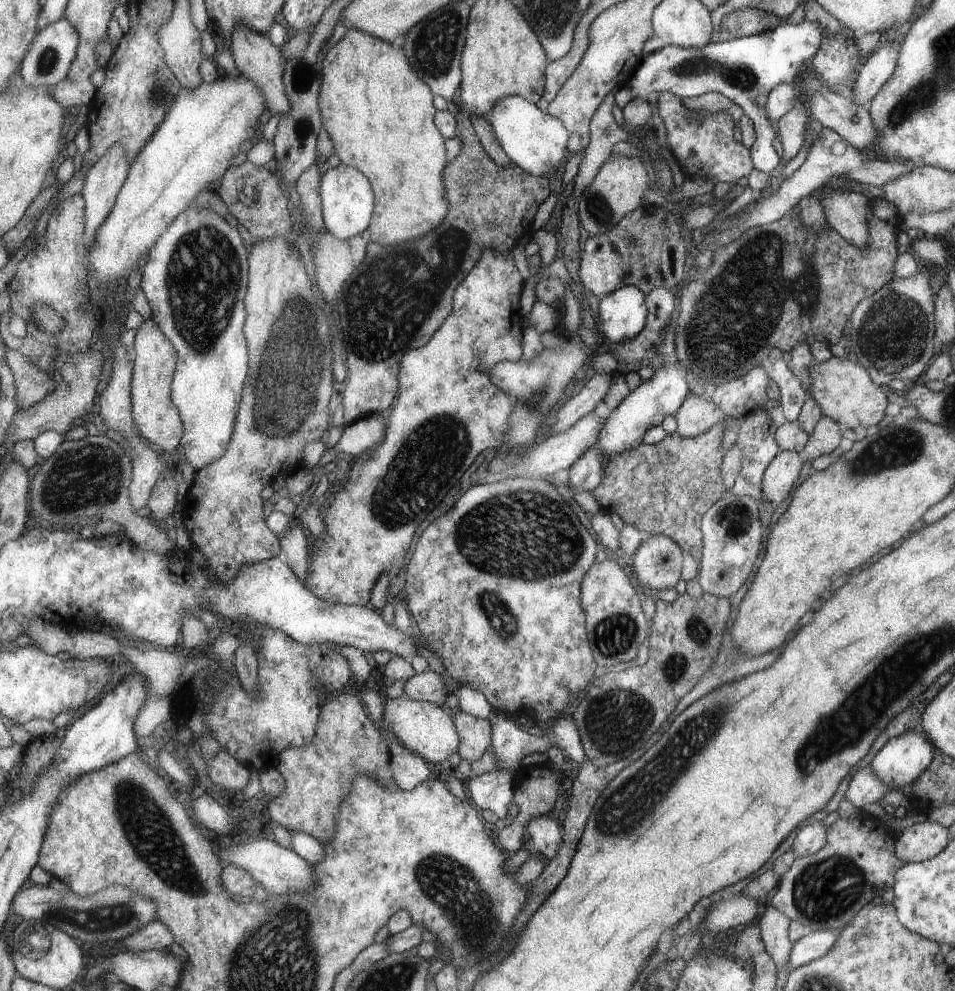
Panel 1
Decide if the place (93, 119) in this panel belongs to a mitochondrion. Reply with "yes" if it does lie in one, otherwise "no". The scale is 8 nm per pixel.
no

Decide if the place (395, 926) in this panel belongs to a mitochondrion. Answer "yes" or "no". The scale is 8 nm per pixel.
no

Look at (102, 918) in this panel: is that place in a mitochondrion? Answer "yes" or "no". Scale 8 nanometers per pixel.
yes

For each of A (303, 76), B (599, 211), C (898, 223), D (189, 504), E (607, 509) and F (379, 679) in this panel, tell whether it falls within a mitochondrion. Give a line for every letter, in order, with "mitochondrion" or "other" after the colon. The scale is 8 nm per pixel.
A: mitochondrion
B: mitochondrion
C: other
D: other
E: other
F: other

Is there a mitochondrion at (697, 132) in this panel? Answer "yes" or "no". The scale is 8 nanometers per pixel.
no

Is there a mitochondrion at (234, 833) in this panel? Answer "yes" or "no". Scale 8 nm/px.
no

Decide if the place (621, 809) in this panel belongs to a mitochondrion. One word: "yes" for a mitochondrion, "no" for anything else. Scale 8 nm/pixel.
yes

